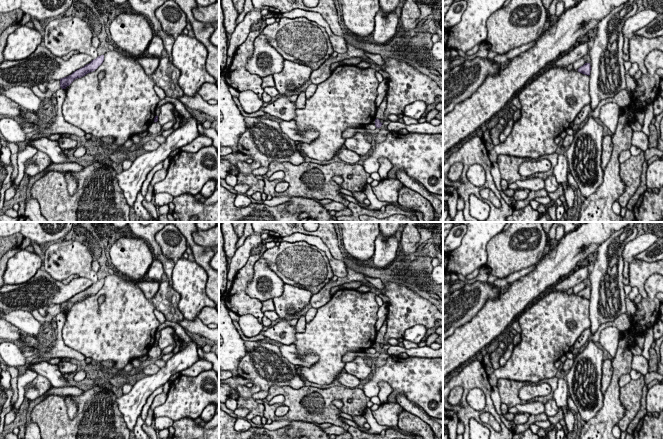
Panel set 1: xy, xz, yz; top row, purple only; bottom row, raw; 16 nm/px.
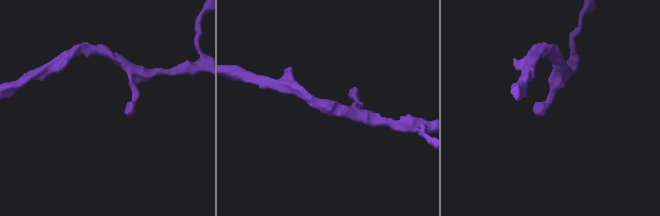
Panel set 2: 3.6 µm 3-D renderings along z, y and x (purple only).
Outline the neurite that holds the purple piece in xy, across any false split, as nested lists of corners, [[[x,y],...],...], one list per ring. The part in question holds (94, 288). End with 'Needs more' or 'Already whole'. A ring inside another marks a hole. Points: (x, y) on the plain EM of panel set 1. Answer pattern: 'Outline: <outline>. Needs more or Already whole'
Outline: [[[104,279],[98,280],[96,283],[92,284],[89,288],[76,294],[71,299],[60,303],[60,311],[66,313],[75,303],[81,302],[86,298],[95,295],[104,285]]]. Already whole

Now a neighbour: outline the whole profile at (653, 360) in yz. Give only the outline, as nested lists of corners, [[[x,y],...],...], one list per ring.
[[[654,348],[649,349],[649,372],[657,372],[658,369],[658,358]]]

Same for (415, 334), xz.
[[[415,325],[408,328],[404,333],[404,340],[410,341],[412,343],[419,344],[422,339],[426,336],[427,328],[423,325]]]

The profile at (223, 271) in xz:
[[[219,222],[219,301],[225,294],[228,277],[227,260],[223,244],[221,222]]]

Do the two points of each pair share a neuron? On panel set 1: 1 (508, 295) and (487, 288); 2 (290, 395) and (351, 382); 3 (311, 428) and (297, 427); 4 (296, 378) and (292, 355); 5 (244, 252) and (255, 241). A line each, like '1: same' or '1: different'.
1: different
2: different
3: same
4: different
5: same

